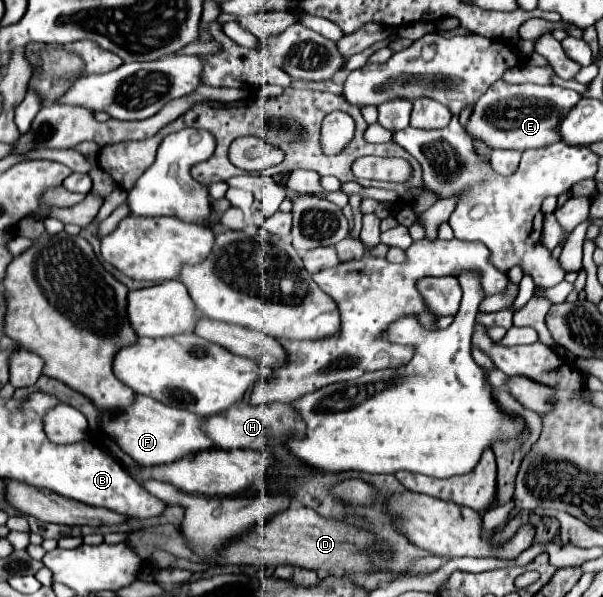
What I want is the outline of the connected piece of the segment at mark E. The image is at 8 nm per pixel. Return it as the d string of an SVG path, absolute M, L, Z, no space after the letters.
M497 80L489 90L475 102L473 112L467 120L467 134L473 140L485 142L491 150L527 150L543 148L559 142L559 122L565 114L581 100L581 94L561 86L537 86L537 84L507 84Z

